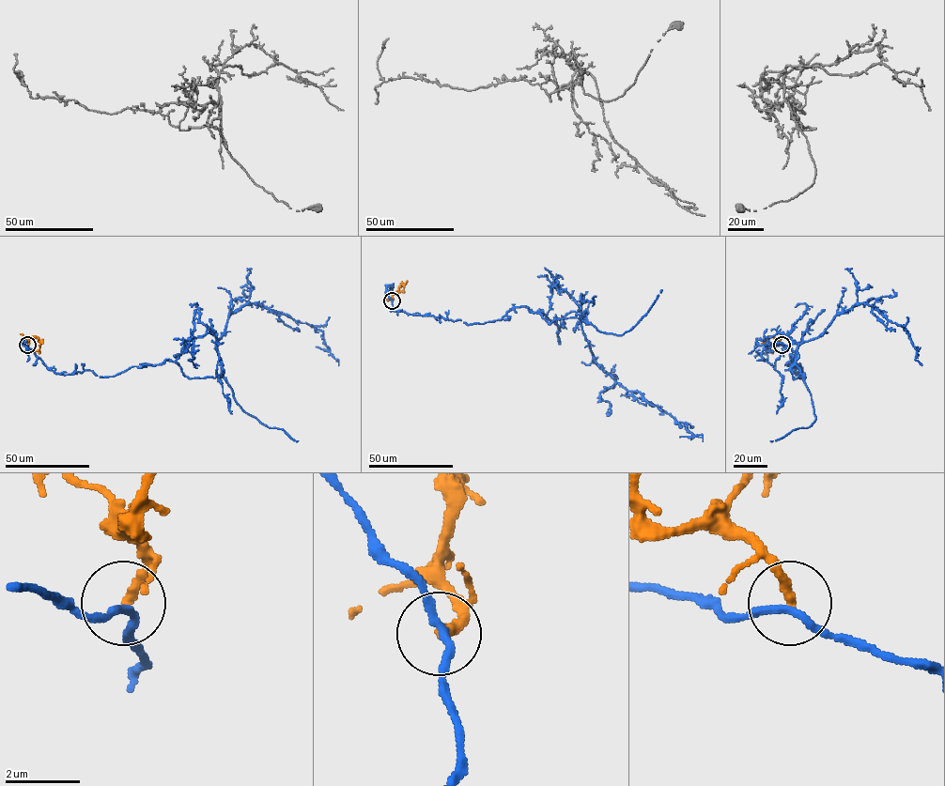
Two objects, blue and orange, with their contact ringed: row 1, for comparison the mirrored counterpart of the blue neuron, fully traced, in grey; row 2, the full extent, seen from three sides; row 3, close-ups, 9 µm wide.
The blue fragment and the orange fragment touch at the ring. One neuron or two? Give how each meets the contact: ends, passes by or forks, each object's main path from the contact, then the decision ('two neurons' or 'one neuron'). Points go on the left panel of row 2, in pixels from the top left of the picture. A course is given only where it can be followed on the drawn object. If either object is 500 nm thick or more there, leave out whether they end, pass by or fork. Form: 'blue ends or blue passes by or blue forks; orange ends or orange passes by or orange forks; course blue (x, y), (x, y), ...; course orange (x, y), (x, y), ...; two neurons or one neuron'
blue passes by; orange ends; course blue (27, 345), (56, 373), (114, 376), (166, 360), (214, 377), (229, 315), (260, 303), (319, 330), (339, 365); course orange (27, 345), (30, 337), (35, 336), (41, 341), (39, 350), (33, 352); two neurons

